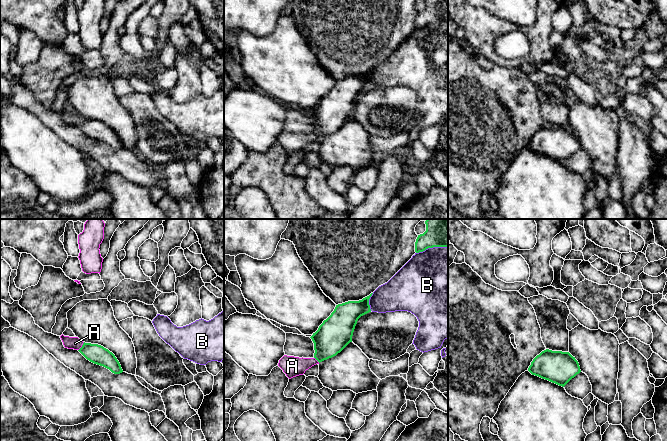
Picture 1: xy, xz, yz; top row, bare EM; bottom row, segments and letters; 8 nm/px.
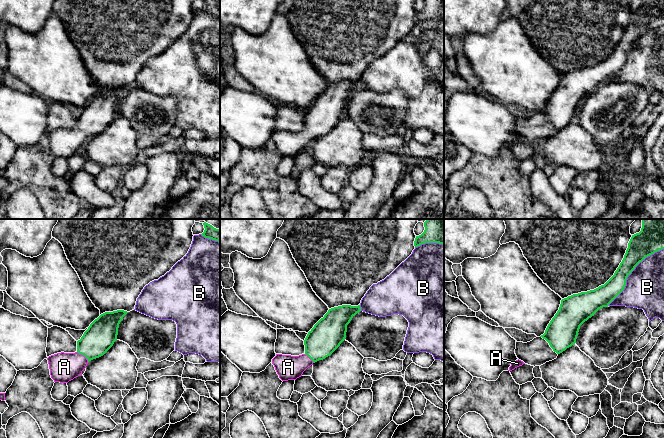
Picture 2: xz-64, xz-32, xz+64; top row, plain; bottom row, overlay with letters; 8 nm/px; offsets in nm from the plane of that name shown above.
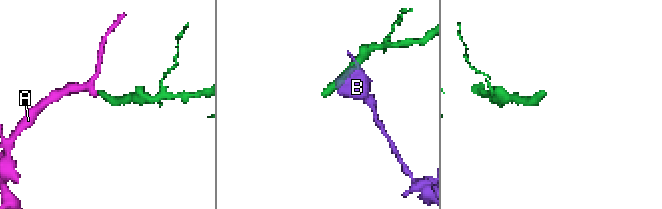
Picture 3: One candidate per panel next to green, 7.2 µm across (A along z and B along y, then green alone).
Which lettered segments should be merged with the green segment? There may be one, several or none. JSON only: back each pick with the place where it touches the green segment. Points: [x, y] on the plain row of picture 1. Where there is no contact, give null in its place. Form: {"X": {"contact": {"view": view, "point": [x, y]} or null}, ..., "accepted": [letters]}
{"A": {"contact": {"view": "xy", "point": [82, 122]}}, "accepted": ["A"]}

